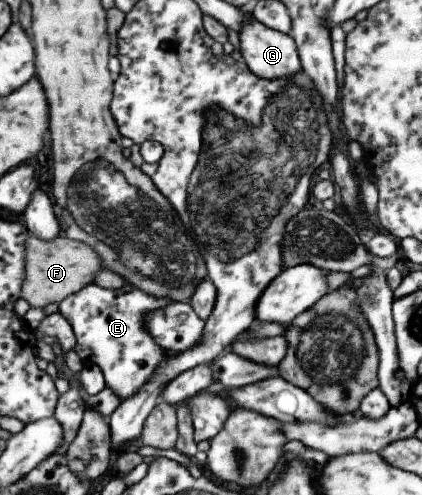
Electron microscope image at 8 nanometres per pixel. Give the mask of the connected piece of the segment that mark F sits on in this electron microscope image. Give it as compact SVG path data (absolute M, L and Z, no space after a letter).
M29 233L26 238L26 262L24 262L24 284L20 288L20 298L32 308L42 308L49 304L62 303L77 294L84 286L92 283L94 276L102 269L100 256L88 244L67 238L61 233L54 240L40 240Z

